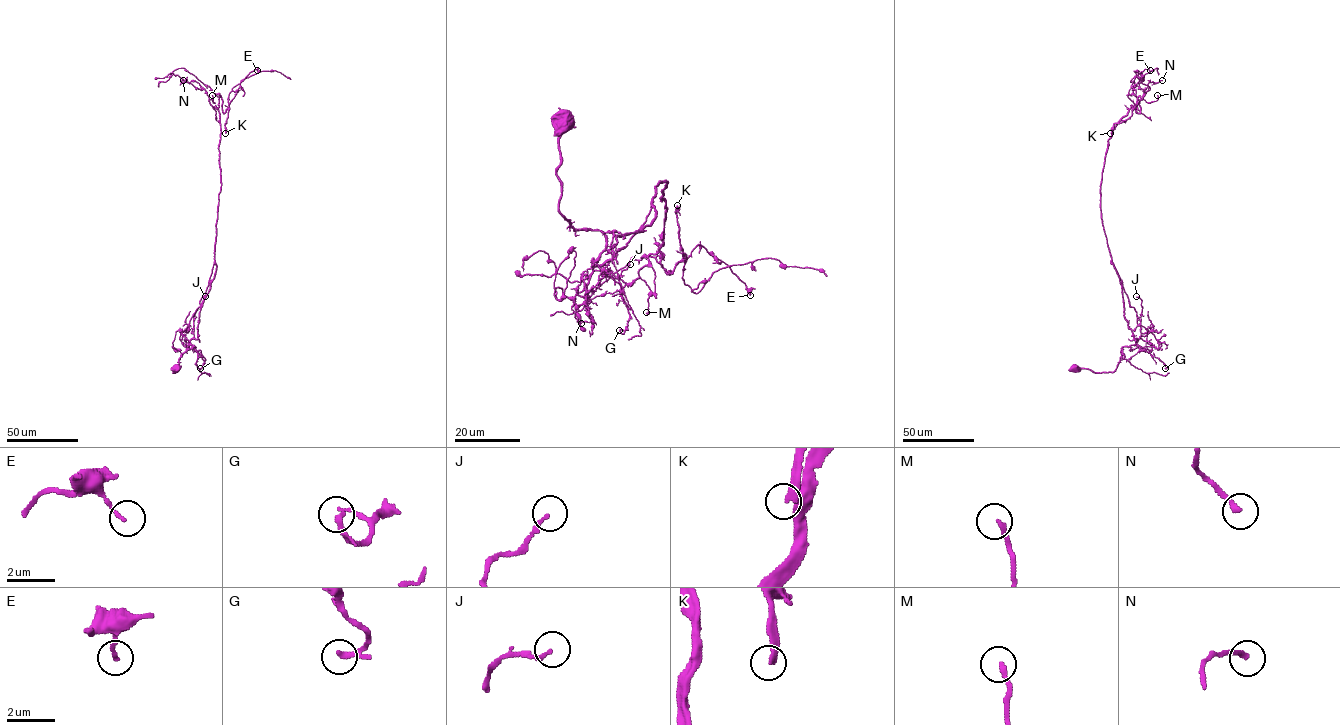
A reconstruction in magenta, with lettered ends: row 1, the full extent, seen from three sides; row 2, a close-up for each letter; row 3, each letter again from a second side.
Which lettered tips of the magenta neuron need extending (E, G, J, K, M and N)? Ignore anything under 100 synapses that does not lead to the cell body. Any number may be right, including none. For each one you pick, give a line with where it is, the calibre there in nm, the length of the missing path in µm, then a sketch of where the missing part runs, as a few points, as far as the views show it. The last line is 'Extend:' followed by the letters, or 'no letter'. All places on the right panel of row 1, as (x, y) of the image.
K: Place: (1110, 133). Thickness 220 nm. Missing length about 200 µm. Course of what is missing: (1110, 133), (1097, 212), (1107, 242), (1144, 296), (1146, 311), (1131, 321), (1154, 327), (1130, 339)
Extend: K

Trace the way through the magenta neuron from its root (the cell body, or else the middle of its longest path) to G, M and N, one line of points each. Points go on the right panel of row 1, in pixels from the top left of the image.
G: (1076, 367), (1113, 372), (1121, 348), (1136, 343), (1140, 350), (1161, 360), (1165, 368)
M: (1076, 367), (1113, 372), (1121, 348), (1137, 340), (1111, 263), (1100, 186), (1113, 128), (1140, 100), (1157, 95)
N: (1076, 367), (1113, 372), (1121, 348), (1137, 340), (1111, 263), (1101, 182), (1113, 128), (1149, 81), (1162, 80)

